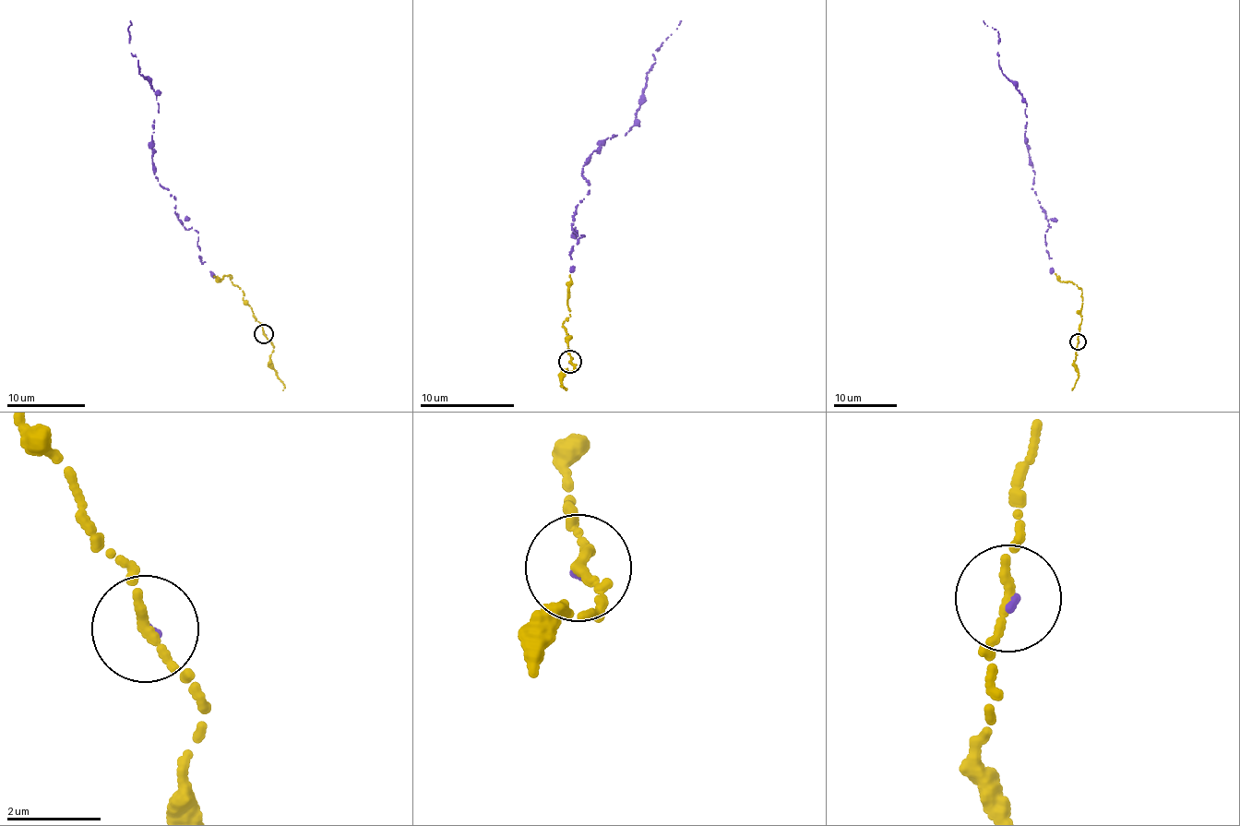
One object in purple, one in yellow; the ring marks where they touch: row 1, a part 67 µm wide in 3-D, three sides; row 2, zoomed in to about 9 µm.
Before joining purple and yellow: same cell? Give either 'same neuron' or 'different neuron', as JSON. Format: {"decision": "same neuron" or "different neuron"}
{"decision": "same neuron"}

